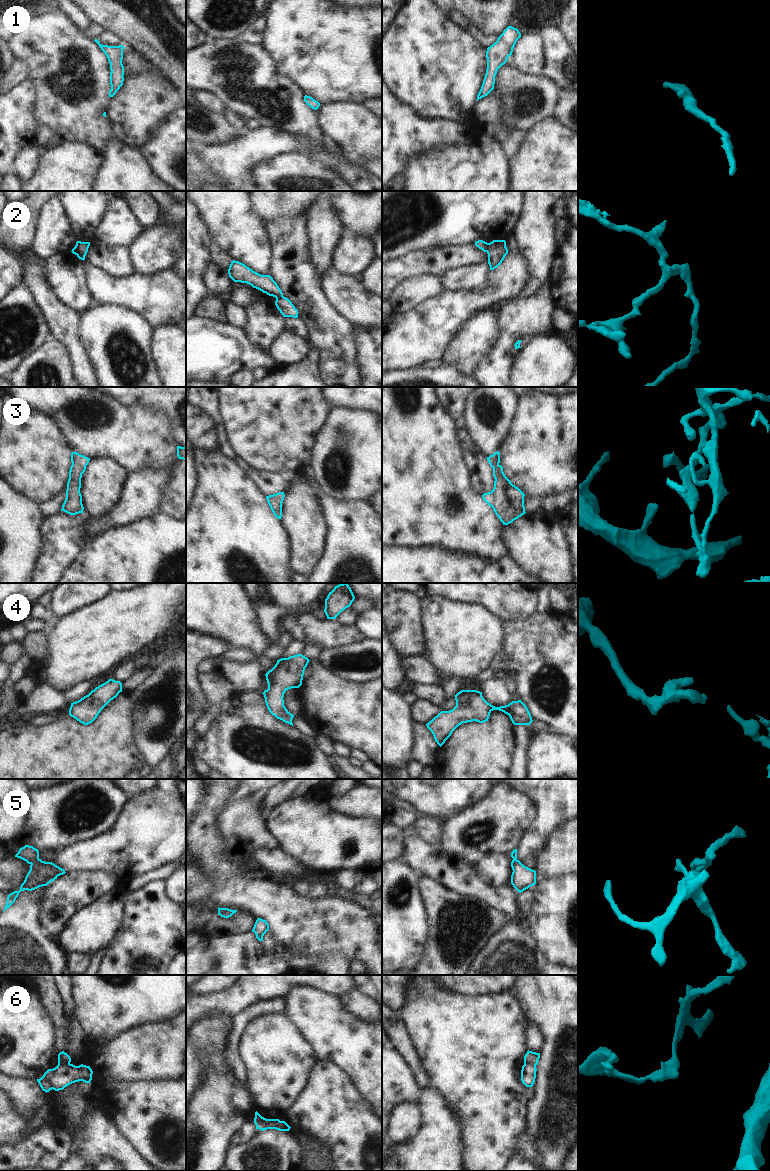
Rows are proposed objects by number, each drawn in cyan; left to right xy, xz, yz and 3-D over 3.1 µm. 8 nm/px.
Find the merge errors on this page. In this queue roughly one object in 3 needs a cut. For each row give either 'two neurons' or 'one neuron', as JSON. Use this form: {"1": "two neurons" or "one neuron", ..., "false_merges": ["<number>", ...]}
{"1": "one neuron", "2": "two neurons", "3": "one neuron", "4": "one neuron", "5": "one neuron", "6": "two neurons", "false_merges": ["2", "6"]}

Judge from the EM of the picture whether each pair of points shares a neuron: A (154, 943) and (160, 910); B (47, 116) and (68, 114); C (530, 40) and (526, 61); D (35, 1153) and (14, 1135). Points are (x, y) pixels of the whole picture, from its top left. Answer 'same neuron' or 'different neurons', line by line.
A: same neuron
B: same neuron
C: same neuron
D: different neurons

